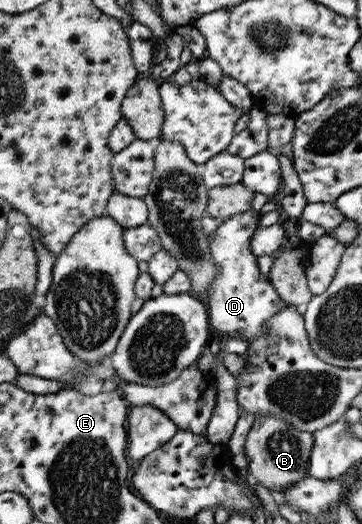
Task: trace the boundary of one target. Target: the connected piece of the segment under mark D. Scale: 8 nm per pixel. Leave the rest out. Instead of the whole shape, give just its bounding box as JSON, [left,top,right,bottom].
[206,210,292,343]

